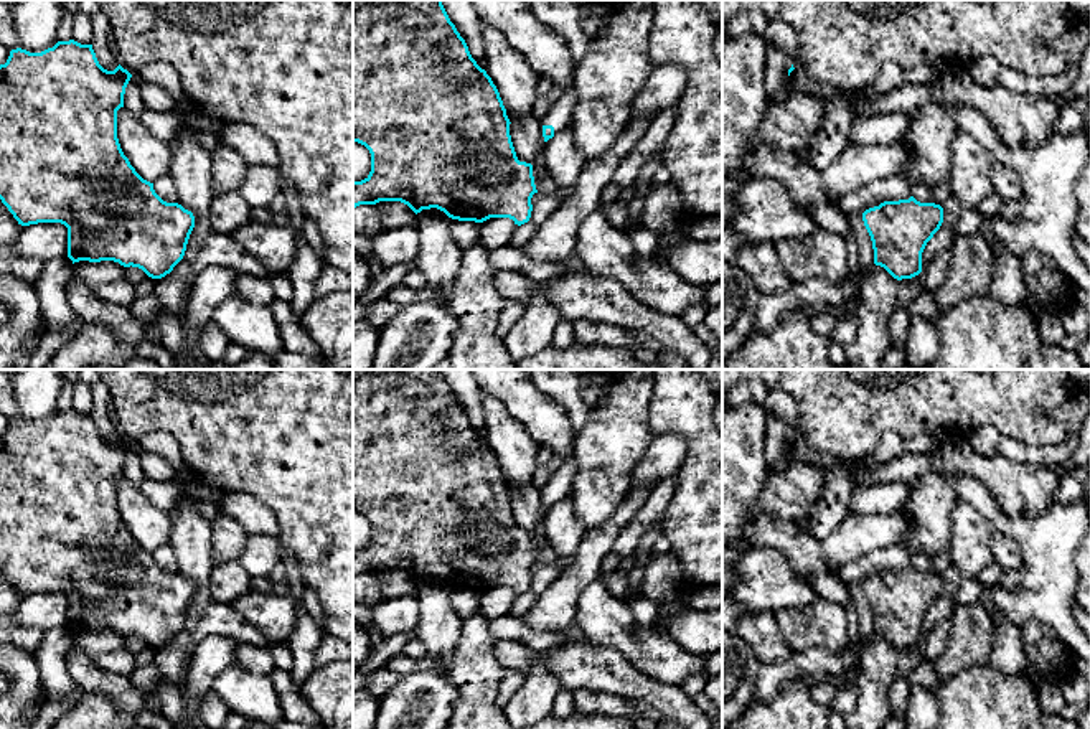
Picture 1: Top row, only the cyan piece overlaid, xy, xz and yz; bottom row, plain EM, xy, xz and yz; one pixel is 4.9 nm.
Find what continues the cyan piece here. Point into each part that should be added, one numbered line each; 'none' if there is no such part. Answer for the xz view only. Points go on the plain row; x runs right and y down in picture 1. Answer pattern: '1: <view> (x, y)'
1: xz (559, 485)

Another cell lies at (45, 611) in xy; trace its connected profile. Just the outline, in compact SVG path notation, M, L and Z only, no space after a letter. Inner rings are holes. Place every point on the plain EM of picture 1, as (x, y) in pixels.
M61 592L23 595L12 618L23 627L59 628L68 625L68 597Z

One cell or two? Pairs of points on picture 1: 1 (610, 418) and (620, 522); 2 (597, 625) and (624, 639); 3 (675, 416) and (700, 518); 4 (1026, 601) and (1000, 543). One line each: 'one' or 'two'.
1: two
2: one
3: one
4: two

